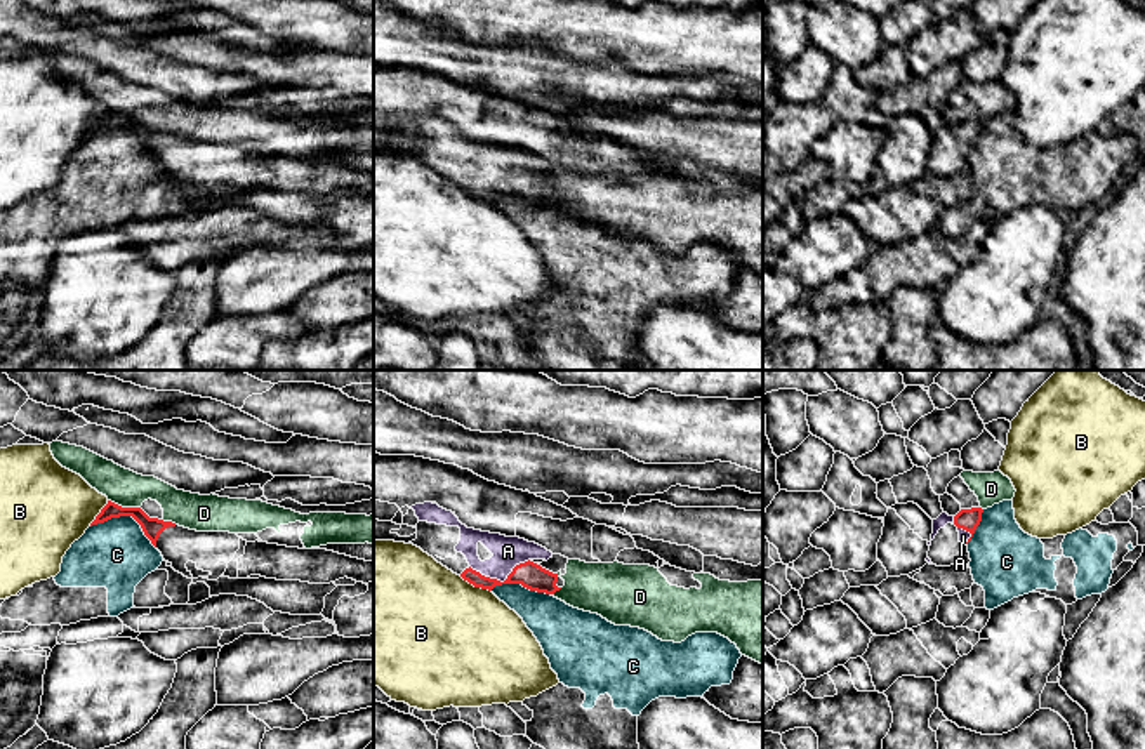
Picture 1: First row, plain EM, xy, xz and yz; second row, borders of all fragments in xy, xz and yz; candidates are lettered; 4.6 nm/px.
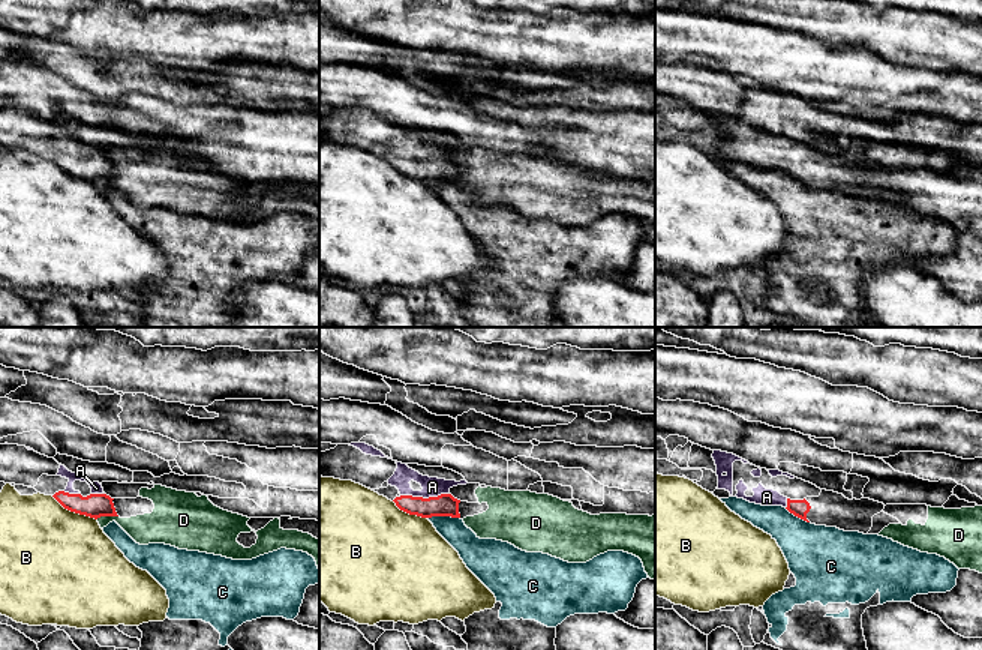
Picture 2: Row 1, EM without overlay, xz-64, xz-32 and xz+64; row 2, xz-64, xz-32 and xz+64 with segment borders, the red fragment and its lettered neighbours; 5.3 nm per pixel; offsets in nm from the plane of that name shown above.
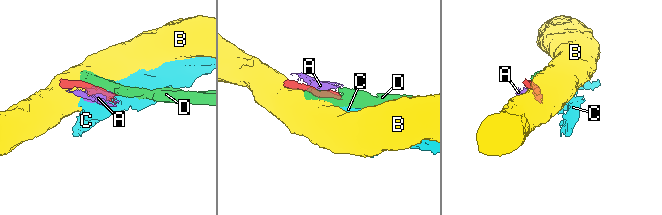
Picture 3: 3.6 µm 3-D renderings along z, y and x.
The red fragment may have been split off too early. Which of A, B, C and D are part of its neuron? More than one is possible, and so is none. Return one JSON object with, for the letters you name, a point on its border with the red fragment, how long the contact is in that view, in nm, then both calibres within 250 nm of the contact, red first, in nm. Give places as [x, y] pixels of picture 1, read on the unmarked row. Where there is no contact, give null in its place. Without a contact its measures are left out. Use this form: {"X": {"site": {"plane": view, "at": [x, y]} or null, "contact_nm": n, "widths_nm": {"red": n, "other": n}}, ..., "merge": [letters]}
{"A": {"site": {"plane": "xz", "at": [499, 192]}, "contact_nm": 280, "widths_nm": {"red": 120, "other": 140}}, "merge": ["A"]}

